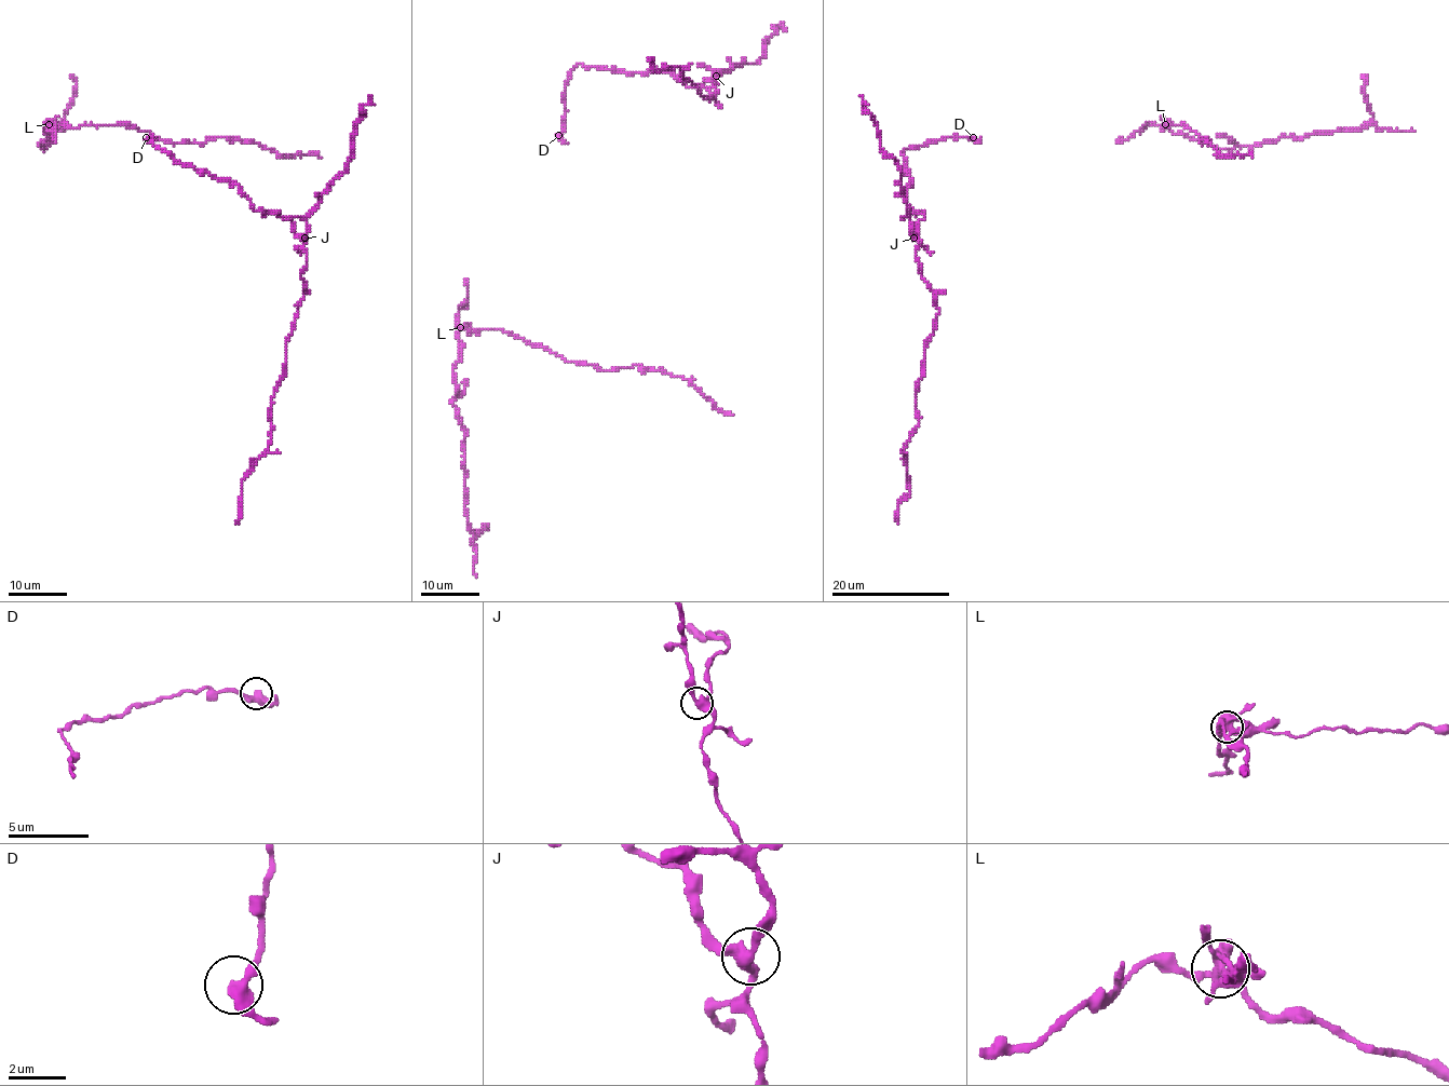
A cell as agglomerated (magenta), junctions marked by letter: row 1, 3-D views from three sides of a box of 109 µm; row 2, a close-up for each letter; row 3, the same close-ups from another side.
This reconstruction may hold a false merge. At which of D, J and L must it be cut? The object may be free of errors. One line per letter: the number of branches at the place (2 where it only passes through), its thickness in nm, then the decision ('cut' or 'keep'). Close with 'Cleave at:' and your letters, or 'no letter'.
D: 2 | 400 nm | keep
J: 3 | 360 nm | keep
L: 4 | 360 nm | cut
Cleave at: L

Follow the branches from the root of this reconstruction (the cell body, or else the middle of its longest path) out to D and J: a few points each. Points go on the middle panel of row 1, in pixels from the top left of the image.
D: (566, 106), (564, 130), (558, 135)
J: (566, 106), (564, 87), (569, 75), (579, 64), (626, 73), (664, 70), (690, 87), (696, 87), (716, 76)

